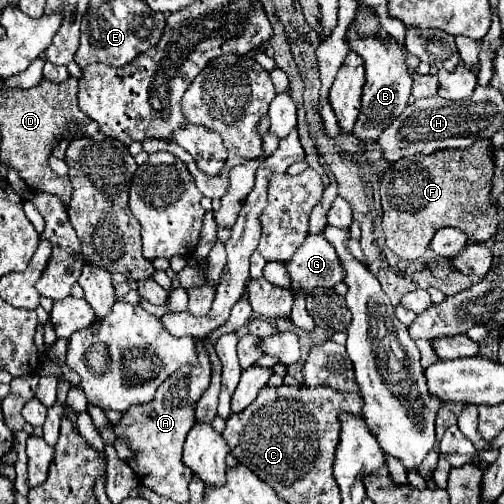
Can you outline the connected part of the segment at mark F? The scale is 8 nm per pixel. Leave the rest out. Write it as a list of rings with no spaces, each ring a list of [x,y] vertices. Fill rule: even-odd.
[[[478,139],[468,149],[444,149],[392,163],[380,181],[386,245],[396,257],[416,261],[424,255],[430,239],[442,227],[458,227],[474,243],[492,239],[498,227],[498,215],[490,201],[492,169],[493,149],[489,139]]]

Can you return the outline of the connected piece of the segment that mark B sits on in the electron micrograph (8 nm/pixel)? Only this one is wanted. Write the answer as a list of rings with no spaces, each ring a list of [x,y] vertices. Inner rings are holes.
[[[358,7],[356,19],[352,23],[352,27],[346,33],[348,43],[352,47],[352,51],[360,53],[360,57],[364,59],[366,65],[366,83],[362,89],[362,107],[360,107],[360,115],[358,121],[352,129],[352,135],[360,141],[376,141],[380,137],[380,133],[406,109],[406,101],[410,97],[410,89],[412,89],[412,77],[408,73],[408,67],[404,63],[404,55],[402,49],[396,45],[396,41],[392,37],[386,35],[386,31],[380,29],[378,17],[366,9],[366,7]],[[358,33],[368,33],[366,39],[360,39]],[[374,35],[384,35],[386,39],[380,41]]]

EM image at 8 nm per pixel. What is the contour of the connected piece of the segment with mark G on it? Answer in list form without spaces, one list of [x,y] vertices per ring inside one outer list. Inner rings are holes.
[[[308,235],[304,245],[294,253],[294,257],[286,261],[286,267],[292,277],[292,291],[304,291],[306,295],[314,287],[334,287],[344,279],[344,267],[340,265],[340,257],[322,235]]]

